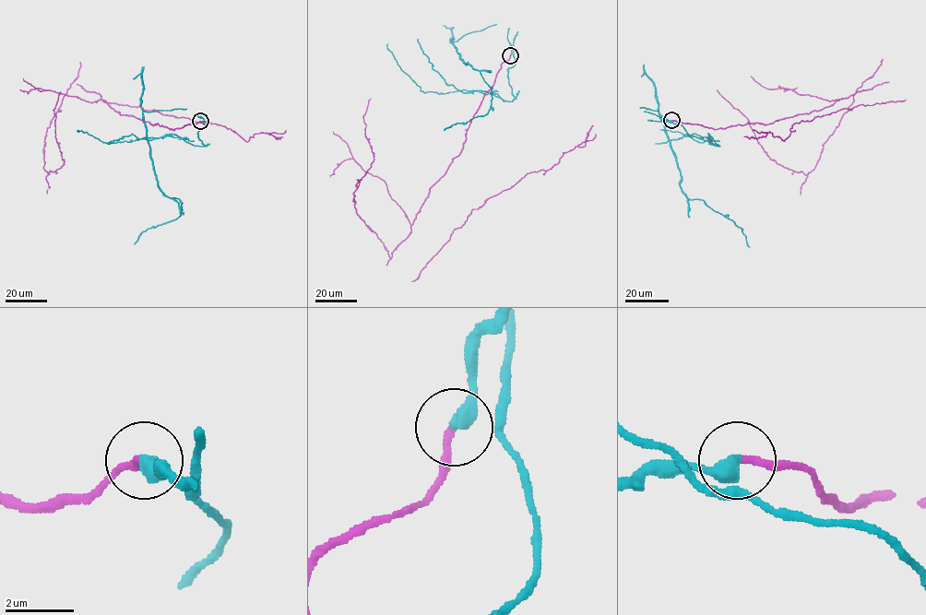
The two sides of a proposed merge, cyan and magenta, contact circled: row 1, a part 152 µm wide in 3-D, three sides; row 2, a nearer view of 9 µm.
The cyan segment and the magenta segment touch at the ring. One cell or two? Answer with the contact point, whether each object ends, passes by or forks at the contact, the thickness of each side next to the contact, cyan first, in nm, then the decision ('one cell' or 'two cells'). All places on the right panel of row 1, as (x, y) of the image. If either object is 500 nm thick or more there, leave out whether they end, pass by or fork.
at (671, 120); cyan passes by; magenta ends there; 360 nm thick on the cyan side, 200 nm on the other; two cells

